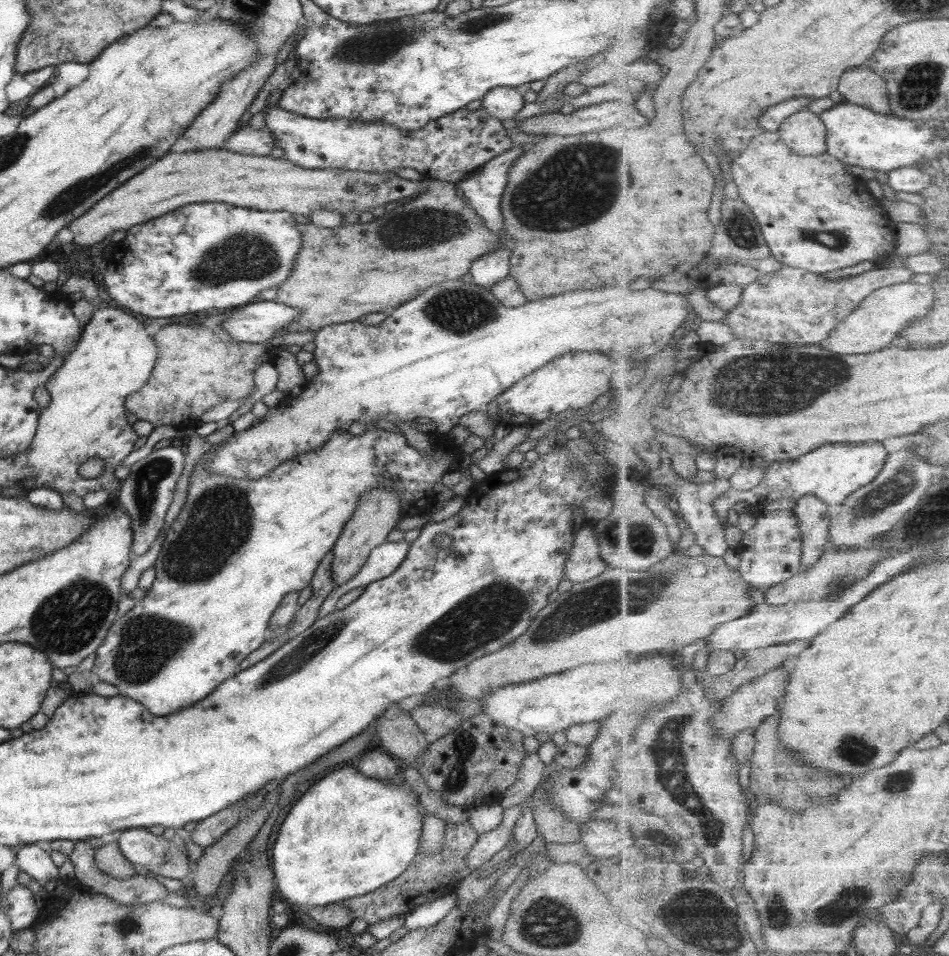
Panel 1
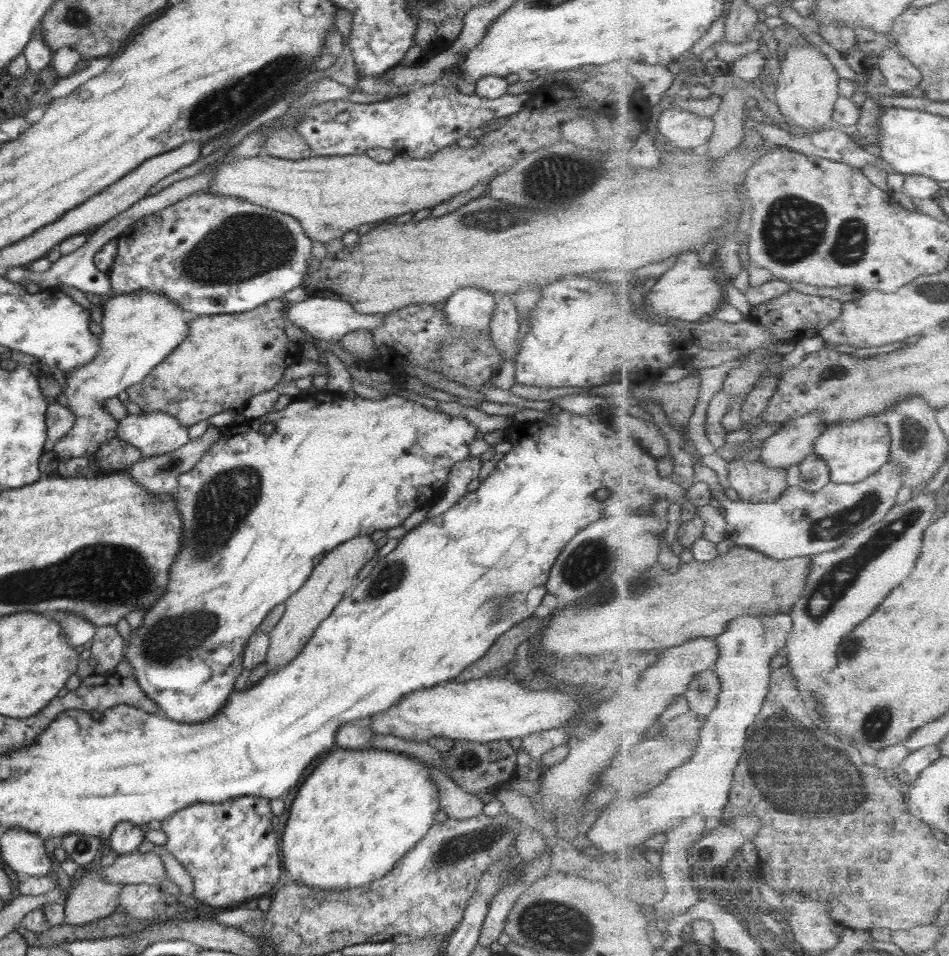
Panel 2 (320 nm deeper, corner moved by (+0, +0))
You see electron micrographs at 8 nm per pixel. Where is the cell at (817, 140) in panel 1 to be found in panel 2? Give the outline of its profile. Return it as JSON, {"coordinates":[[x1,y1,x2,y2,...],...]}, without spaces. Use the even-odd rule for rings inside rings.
{"coordinates":[[812,45,791,47,785,58,780,64,774,100,786,122,807,130,806,134,835,125,834,111,841,95,839,74,835,72,831,60]]}

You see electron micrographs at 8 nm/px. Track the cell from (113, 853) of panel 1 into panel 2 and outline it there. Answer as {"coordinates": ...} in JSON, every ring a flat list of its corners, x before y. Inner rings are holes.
{"coordinates":[[98,862,81,870,80,881,71,887,63,901,64,925,77,927,104,919,118,910,121,884,100,880]]}

